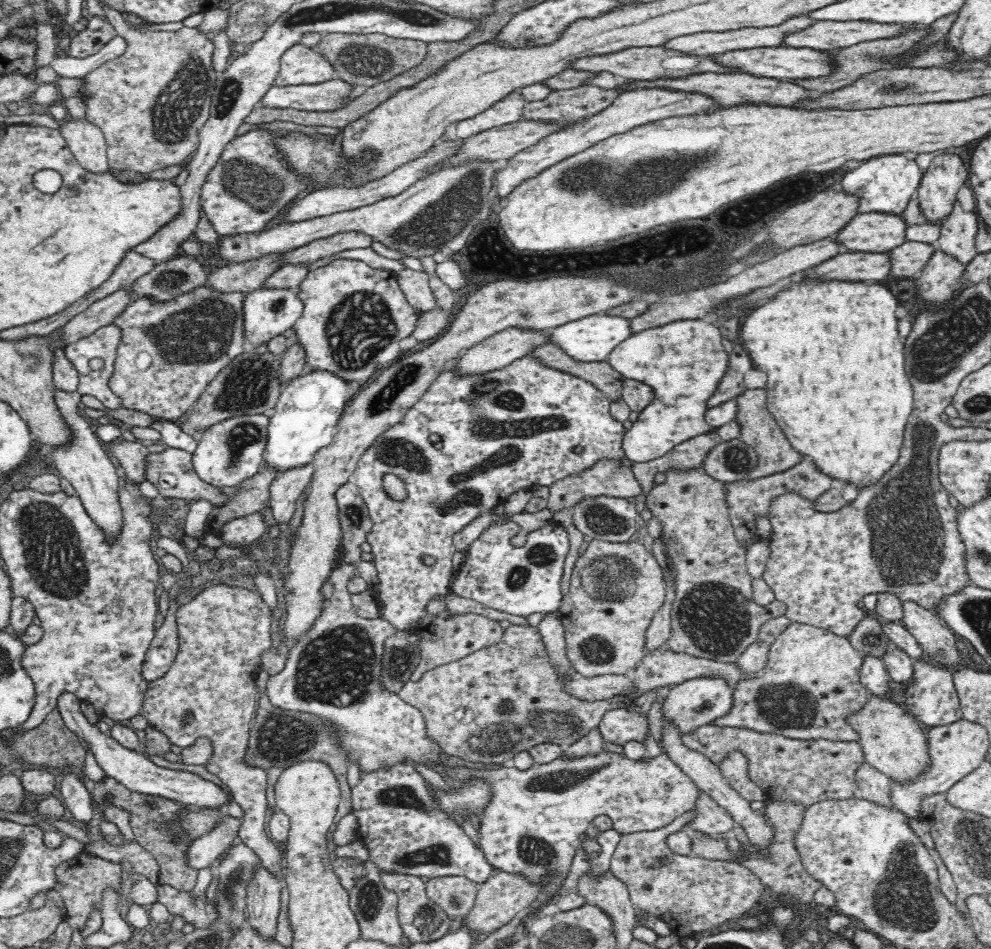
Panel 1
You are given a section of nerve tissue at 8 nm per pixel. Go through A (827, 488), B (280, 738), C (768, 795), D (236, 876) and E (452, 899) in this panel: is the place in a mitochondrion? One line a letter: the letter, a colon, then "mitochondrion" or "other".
A: other
B: mitochondrion
C: other
D: mitochondrion
E: mitochondrion

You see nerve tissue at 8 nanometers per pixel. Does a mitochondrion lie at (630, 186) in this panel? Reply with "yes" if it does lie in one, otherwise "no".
yes

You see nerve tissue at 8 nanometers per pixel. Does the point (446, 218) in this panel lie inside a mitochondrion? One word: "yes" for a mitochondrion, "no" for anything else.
yes

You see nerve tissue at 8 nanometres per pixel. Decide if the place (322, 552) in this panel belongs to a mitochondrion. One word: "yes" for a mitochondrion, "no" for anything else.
no

